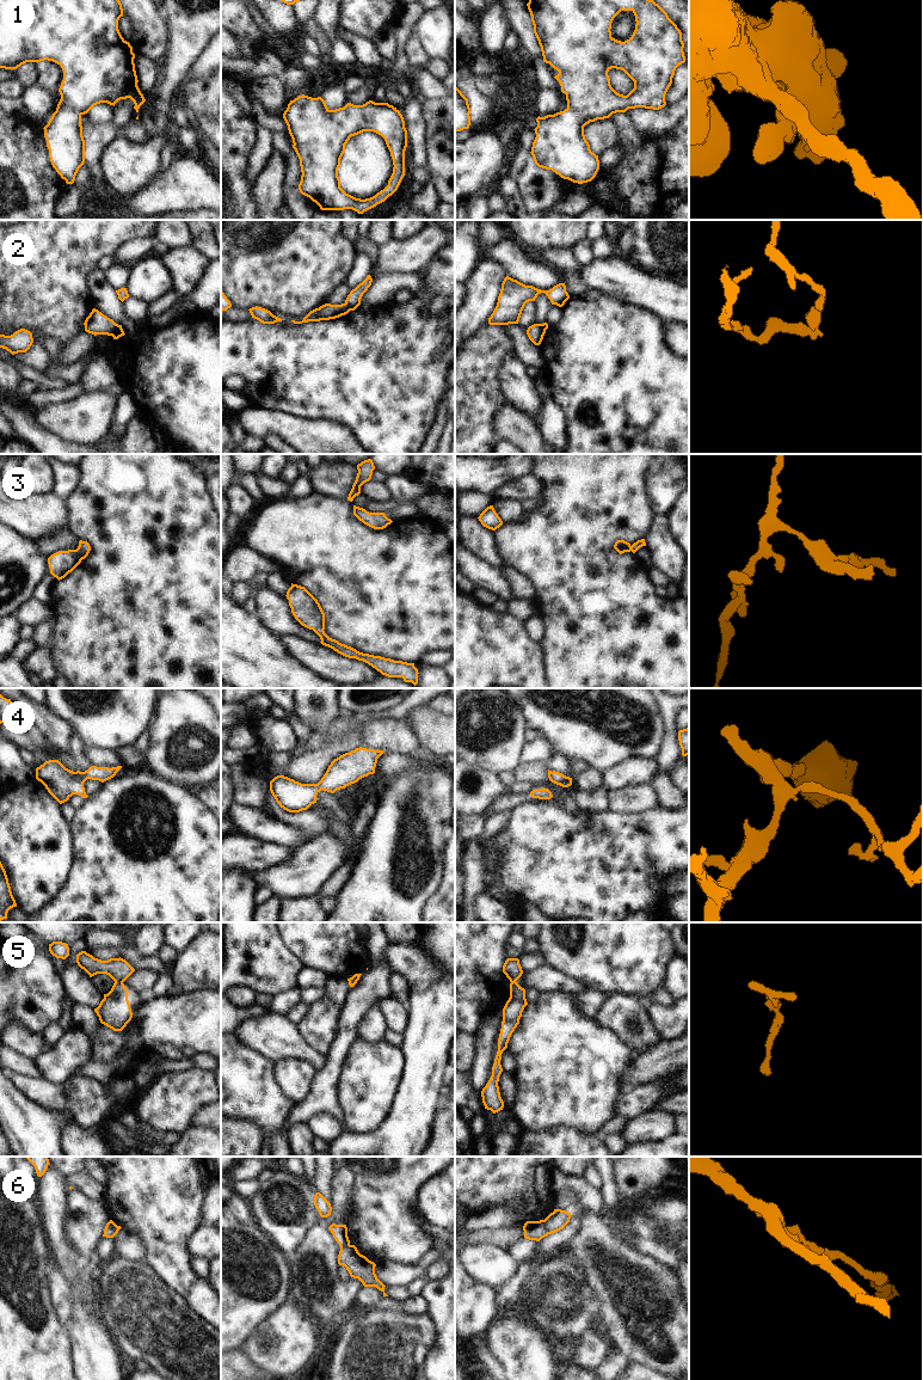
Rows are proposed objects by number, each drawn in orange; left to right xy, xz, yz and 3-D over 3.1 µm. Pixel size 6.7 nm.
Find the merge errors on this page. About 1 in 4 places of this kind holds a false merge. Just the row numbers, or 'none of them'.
2, 5, 6

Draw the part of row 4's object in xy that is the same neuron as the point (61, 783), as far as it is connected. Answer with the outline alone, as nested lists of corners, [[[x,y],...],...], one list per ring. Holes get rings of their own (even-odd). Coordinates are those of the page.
[[[49,760],[36,768],[36,779],[41,781],[48,792],[60,803],[67,802],[73,795],[82,798],[88,796],[85,792],[84,783],[87,779],[99,780],[101,783],[113,778],[122,768],[91,766],[85,772],[73,772],[66,768],[59,760]]]

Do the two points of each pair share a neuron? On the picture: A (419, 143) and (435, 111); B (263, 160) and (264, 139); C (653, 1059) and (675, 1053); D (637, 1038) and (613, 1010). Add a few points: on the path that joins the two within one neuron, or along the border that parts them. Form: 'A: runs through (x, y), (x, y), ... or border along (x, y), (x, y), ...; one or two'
A: border along (422, 104), (422, 114), (425, 121), (426, 158); two
B: runs through (263, 155), (264, 143); one
C: runs through (658, 1059), (670, 1056); one
D: runs through (634, 1031), (620, 1017); one

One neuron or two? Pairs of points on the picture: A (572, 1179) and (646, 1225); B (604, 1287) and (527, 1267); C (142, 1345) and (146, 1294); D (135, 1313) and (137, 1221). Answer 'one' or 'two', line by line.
A: one
B: two
C: one
D: two

